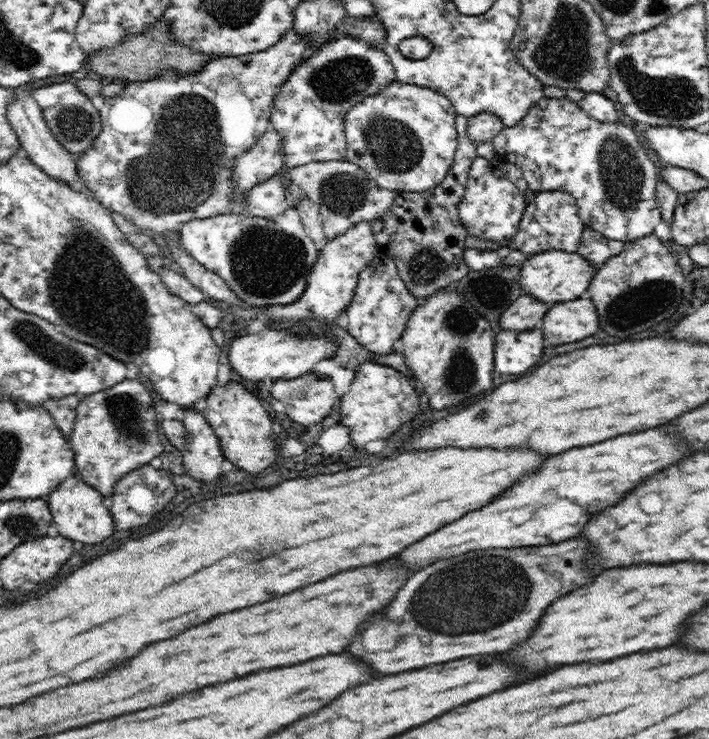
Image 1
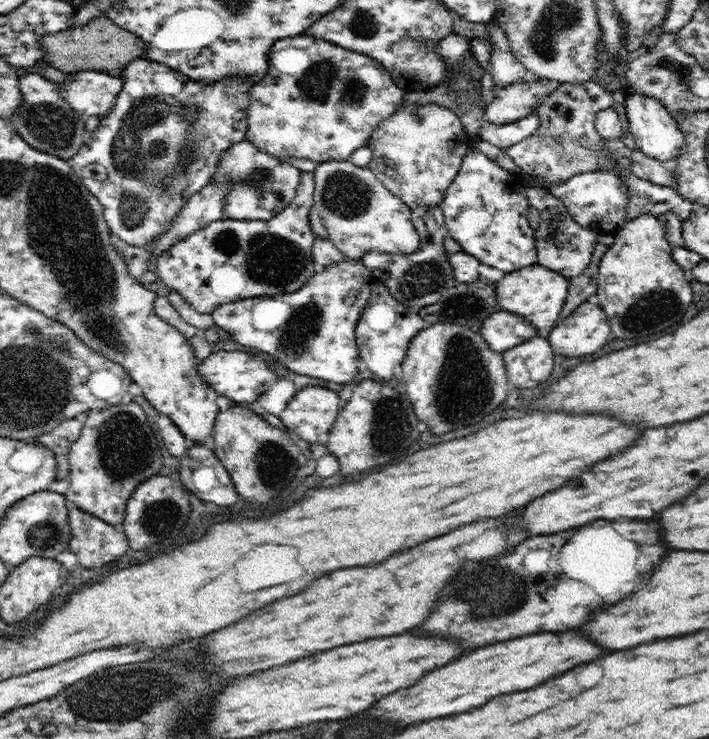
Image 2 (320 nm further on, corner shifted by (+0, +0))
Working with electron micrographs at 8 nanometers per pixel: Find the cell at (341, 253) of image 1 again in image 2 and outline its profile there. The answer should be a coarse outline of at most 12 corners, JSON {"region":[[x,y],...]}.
{"region":[[360,258],[226,302],[235,342],[346,384],[374,280]]}

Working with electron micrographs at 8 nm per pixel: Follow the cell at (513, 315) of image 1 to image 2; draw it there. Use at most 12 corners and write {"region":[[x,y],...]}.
{"region":[[500,310],[479,333],[504,352],[535,336],[523,316]]}

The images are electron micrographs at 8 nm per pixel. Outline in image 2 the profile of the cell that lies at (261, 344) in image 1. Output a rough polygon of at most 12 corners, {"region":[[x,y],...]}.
{"region":[[210,353],[198,375],[233,404],[257,401],[280,377],[262,358]]}

